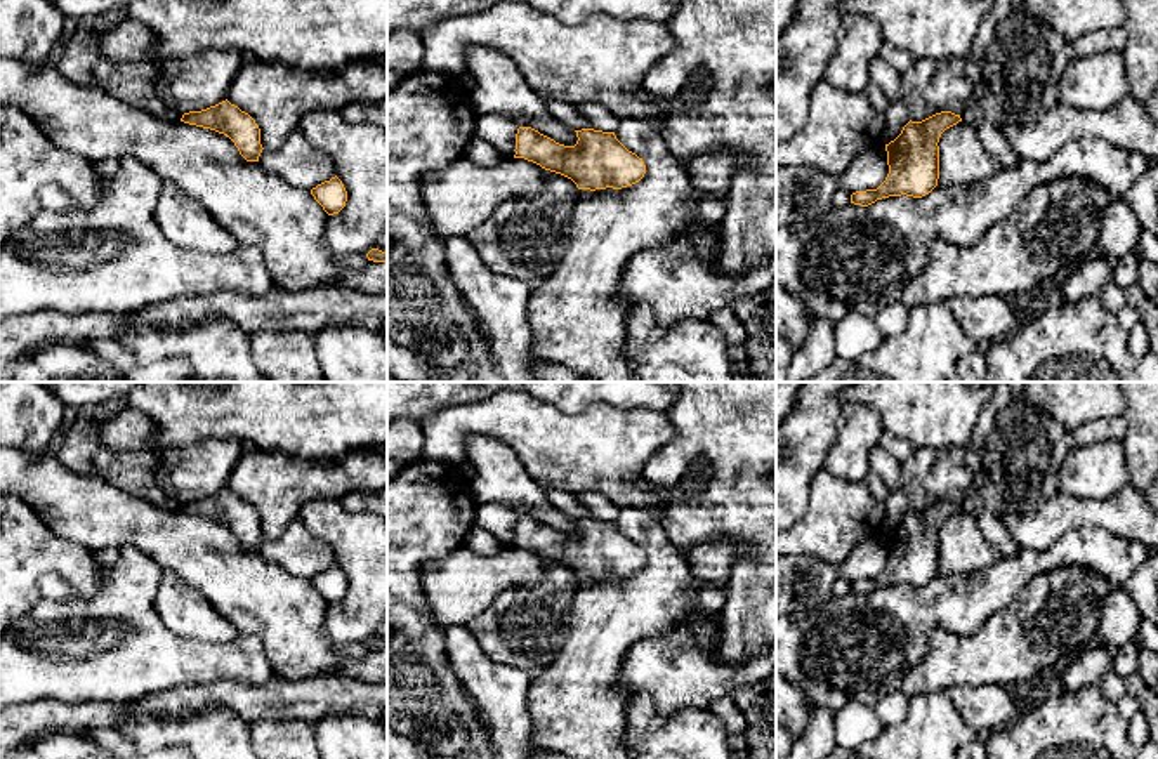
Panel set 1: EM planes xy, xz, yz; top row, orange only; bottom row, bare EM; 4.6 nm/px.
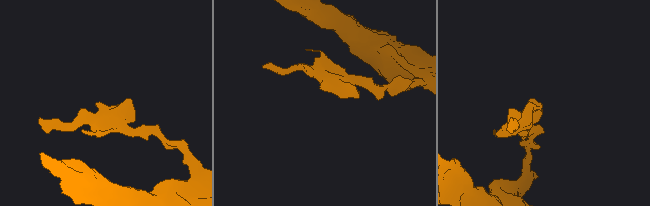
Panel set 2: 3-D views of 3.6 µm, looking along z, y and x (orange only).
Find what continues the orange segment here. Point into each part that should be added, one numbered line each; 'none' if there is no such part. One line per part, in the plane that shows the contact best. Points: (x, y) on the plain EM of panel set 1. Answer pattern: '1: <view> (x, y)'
none

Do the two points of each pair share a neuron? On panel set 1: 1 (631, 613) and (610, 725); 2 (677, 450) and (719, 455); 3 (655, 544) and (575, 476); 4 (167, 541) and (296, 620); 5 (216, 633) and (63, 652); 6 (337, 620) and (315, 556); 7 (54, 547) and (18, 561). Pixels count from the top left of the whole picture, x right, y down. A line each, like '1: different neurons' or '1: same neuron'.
1: same neuron
2: same neuron
3: different neurons
4: same neuron
5: different neurons
6: different neurons
7: same neuron

